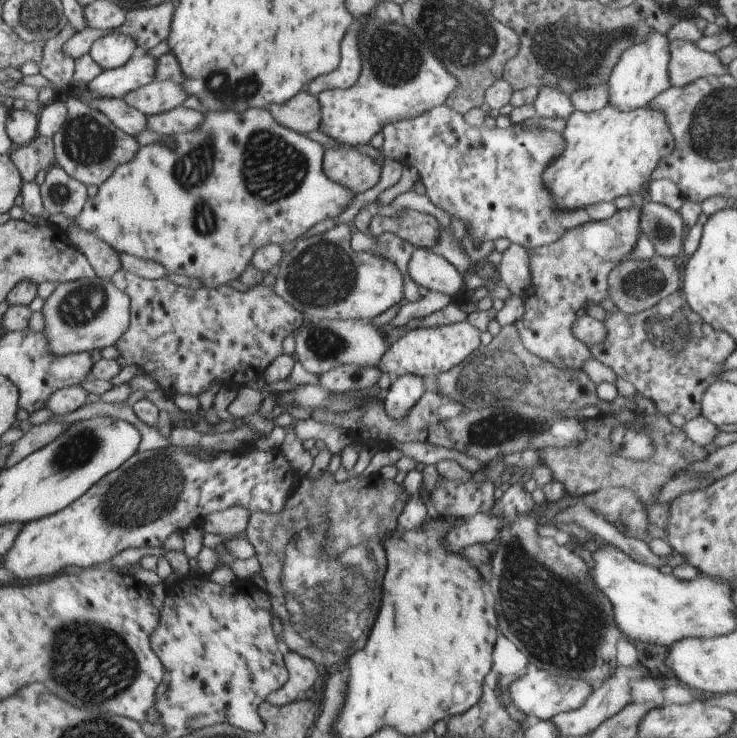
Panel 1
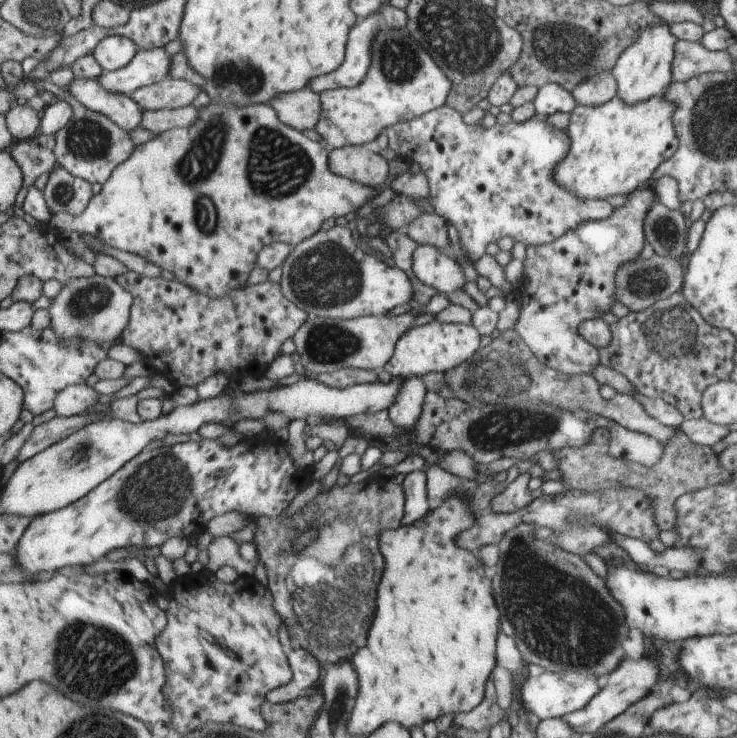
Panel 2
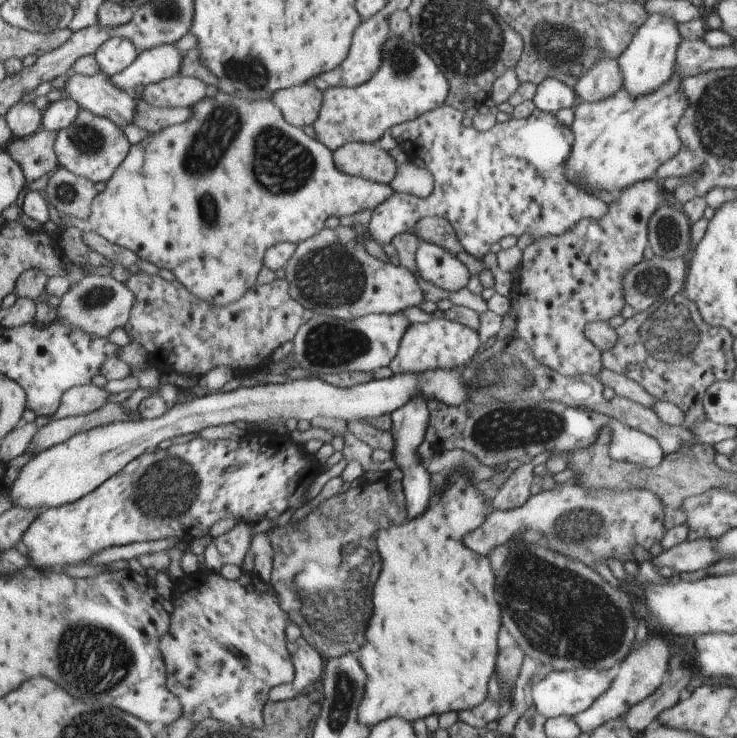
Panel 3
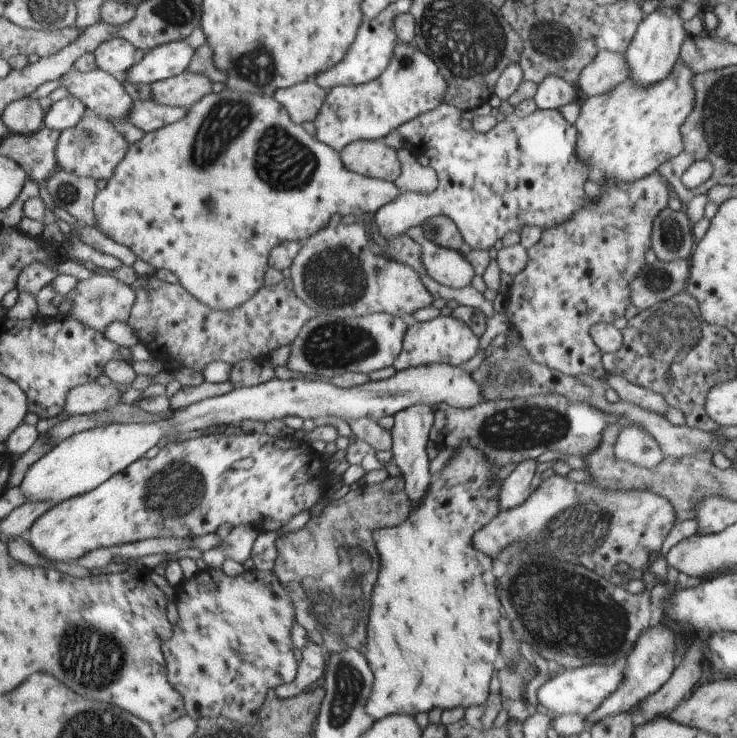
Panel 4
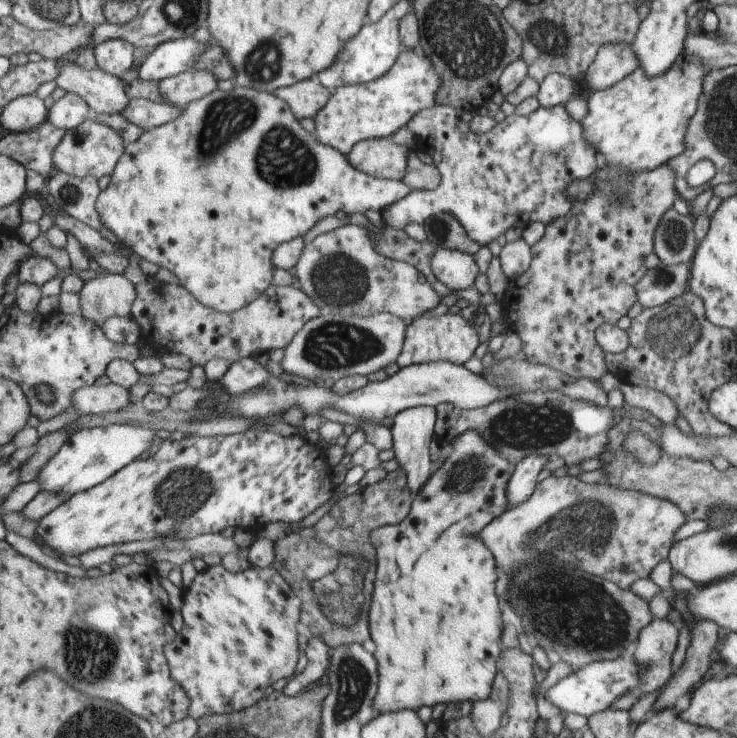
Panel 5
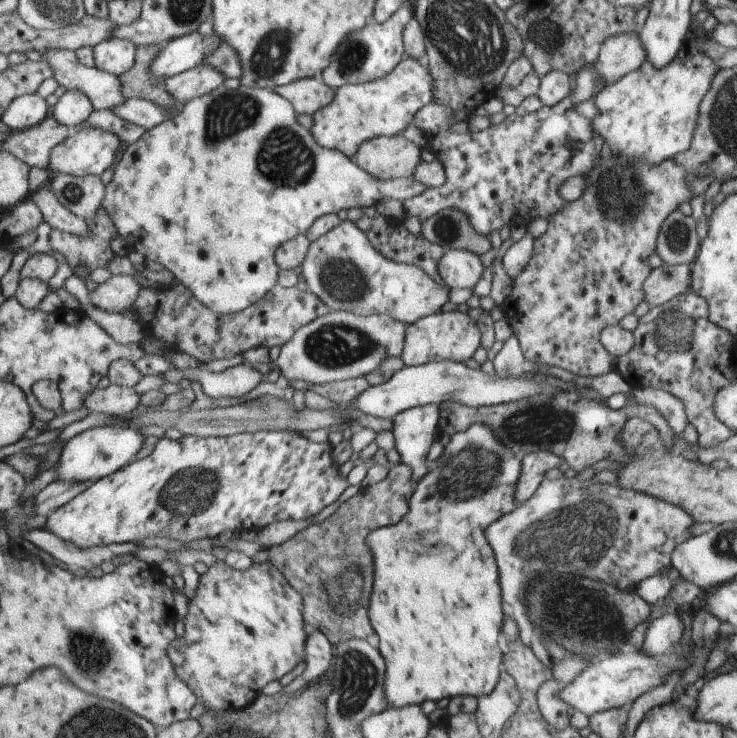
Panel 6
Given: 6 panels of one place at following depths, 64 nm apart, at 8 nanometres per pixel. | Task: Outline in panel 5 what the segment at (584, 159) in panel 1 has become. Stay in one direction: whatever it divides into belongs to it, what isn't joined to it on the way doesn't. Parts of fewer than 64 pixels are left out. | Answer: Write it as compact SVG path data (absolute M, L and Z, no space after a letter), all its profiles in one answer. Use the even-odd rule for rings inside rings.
M681 52L663 74L653 78L647 78L641 68L635 69L613 86L595 91L587 98L587 114L580 120L583 140L587 140L587 144L593 148L600 163L606 166L621 166L627 174L653 170L659 164L667 163L674 156L681 155L686 148L687 124L698 108L703 76L707 76L707 70L697 56L689 56L687 52Z

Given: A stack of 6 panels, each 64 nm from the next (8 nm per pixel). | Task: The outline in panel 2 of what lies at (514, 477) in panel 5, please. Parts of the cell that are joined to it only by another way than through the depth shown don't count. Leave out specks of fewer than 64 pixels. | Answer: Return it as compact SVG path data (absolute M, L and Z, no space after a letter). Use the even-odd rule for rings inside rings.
M529 472L519 473L514 480L507 483L504 490L490 499L493 512L509 513L519 508L525 508L531 502L531 493L527 488Z

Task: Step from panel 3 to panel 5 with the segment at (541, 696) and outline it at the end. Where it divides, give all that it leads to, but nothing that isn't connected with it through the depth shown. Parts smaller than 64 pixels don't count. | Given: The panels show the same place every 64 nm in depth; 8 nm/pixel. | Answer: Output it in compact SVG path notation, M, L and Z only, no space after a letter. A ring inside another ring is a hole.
M617 656L613 660L588 662L581 668L572 670L567 678L561 678L555 686L547 688L543 692L543 698L549 704L557 706L564 715L575 713L587 719L599 711L609 709L615 700L619 700L619 696L623 696L629 688L635 688L637 684L639 684L639 668L633 656L632 660L623 660L621 656Z

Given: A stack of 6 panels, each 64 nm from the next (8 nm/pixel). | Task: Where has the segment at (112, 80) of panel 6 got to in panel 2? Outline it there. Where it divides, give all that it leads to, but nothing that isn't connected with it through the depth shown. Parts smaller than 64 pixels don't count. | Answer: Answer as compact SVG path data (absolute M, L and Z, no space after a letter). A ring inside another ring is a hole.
M75 78L67 90L78 98L83 106L108 116L123 130L131 133L135 128L141 127L143 109L139 104L133 100L132 96L103 88L99 78L97 80Z

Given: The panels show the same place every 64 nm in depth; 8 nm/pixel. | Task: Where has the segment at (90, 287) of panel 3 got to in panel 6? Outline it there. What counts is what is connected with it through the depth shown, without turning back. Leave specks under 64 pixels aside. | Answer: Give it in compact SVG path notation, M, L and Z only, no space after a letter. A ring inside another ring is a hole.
M111 275L90 292L92 304L107 313L125 313L138 301L143 288L133 275Z

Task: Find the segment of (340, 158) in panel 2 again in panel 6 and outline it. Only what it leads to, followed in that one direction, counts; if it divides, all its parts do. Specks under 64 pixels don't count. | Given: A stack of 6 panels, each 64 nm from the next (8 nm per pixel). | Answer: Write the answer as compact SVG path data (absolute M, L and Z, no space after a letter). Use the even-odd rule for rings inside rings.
M399 134L391 137L376 137L364 142L351 160L359 169L375 179L409 179L415 166L422 161L419 157L420 149Z

